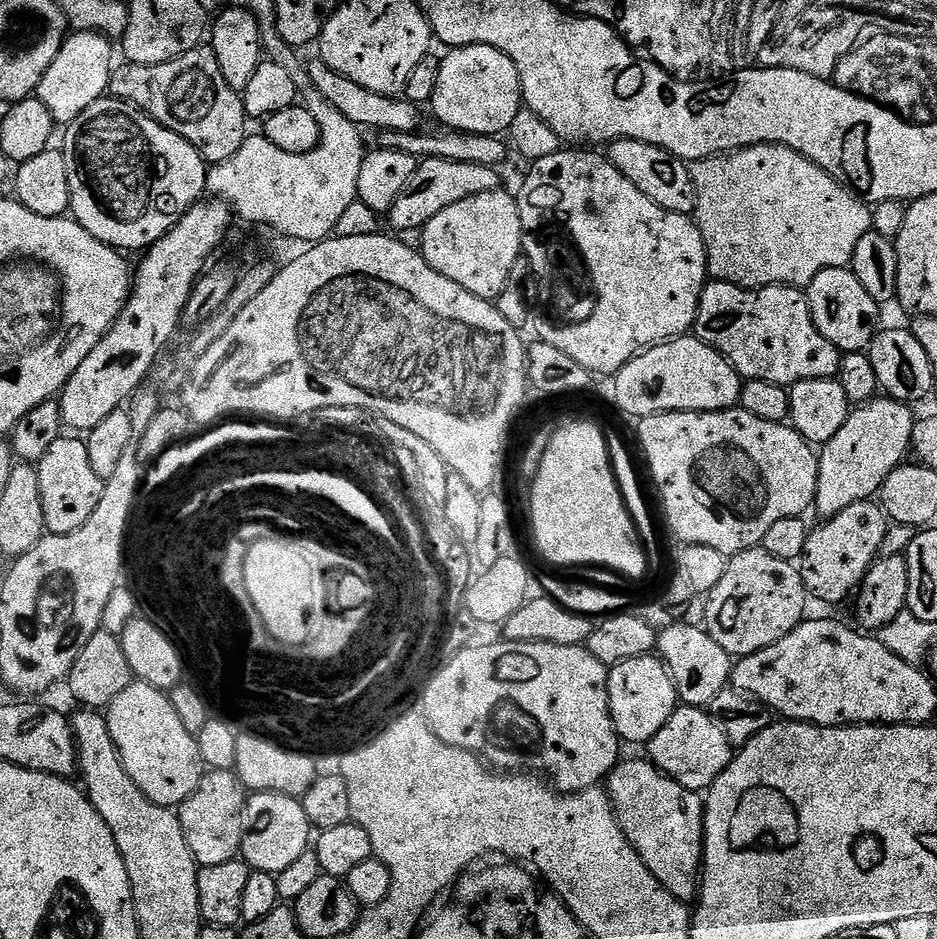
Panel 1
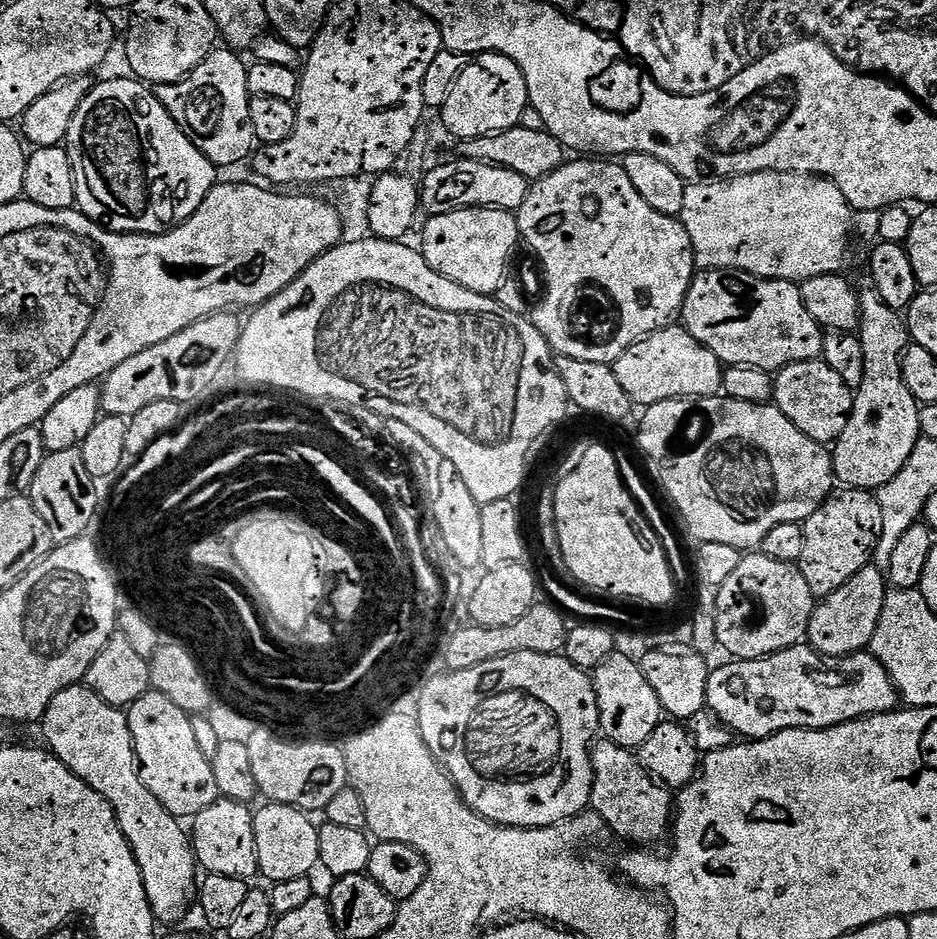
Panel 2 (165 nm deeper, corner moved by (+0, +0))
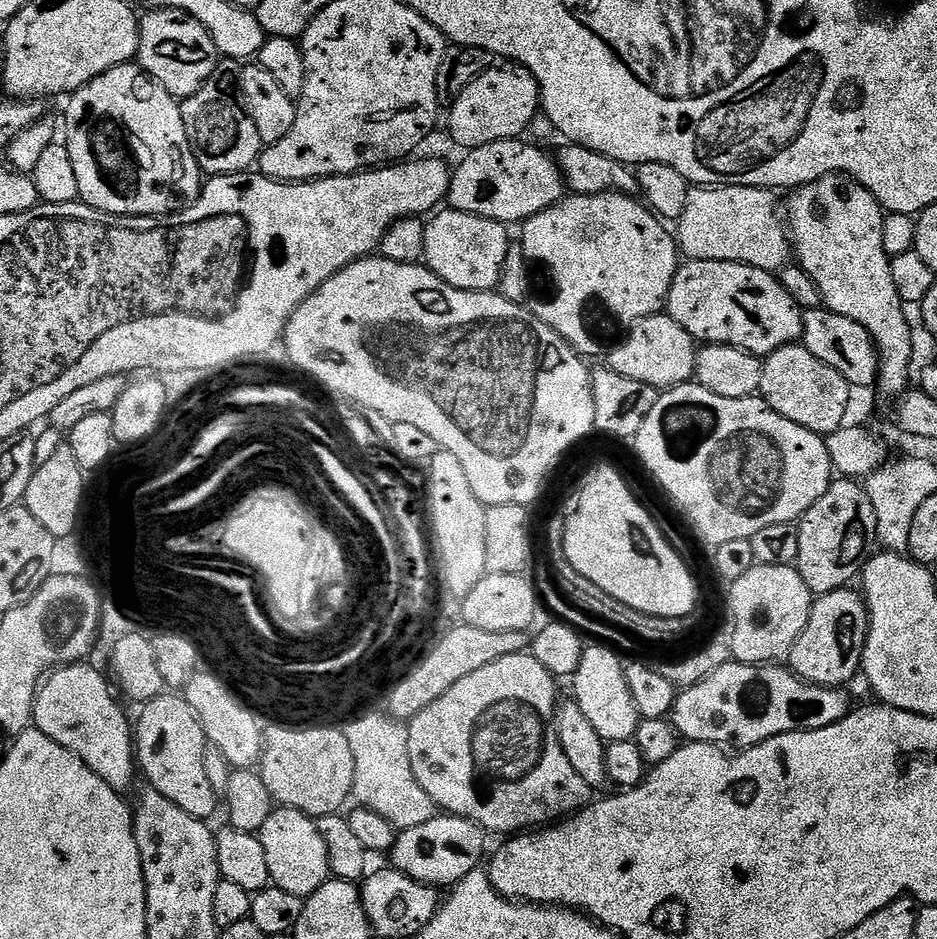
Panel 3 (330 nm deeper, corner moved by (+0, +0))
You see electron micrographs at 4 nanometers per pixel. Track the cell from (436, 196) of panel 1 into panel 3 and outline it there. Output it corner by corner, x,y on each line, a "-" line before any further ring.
524,138
499,140
471,149
452,172
447,203
455,211
490,218
505,226
519,225
542,214
566,196
559,163
544,152
547,151
543,147

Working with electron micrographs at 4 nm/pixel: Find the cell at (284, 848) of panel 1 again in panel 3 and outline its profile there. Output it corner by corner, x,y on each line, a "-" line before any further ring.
277,807
266,818
266,826
258,833
262,850
266,850
266,866
270,866
270,881
292,896
307,898
316,893
330,878
326,846
313,817
293,808

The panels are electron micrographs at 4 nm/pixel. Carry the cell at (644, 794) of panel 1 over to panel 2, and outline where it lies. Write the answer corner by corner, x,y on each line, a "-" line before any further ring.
601,739
591,749
592,754
592,803
591,811
598,813
608,824
609,833
629,840
632,846
652,846
659,840
667,841
674,823
674,796
671,791
640,765
635,751
618,746
614,742

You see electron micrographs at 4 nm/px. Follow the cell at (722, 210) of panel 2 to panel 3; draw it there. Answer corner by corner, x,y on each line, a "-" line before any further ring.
692,186
688,189
686,198
686,210
678,221
678,248
688,260
717,260
718,262
738,262
739,264
752,264
755,268
761,268
767,272
776,274
781,268
789,267
794,253
789,237
786,235
786,224
782,219
782,212
776,209
776,200
767,188
751,188
750,186

